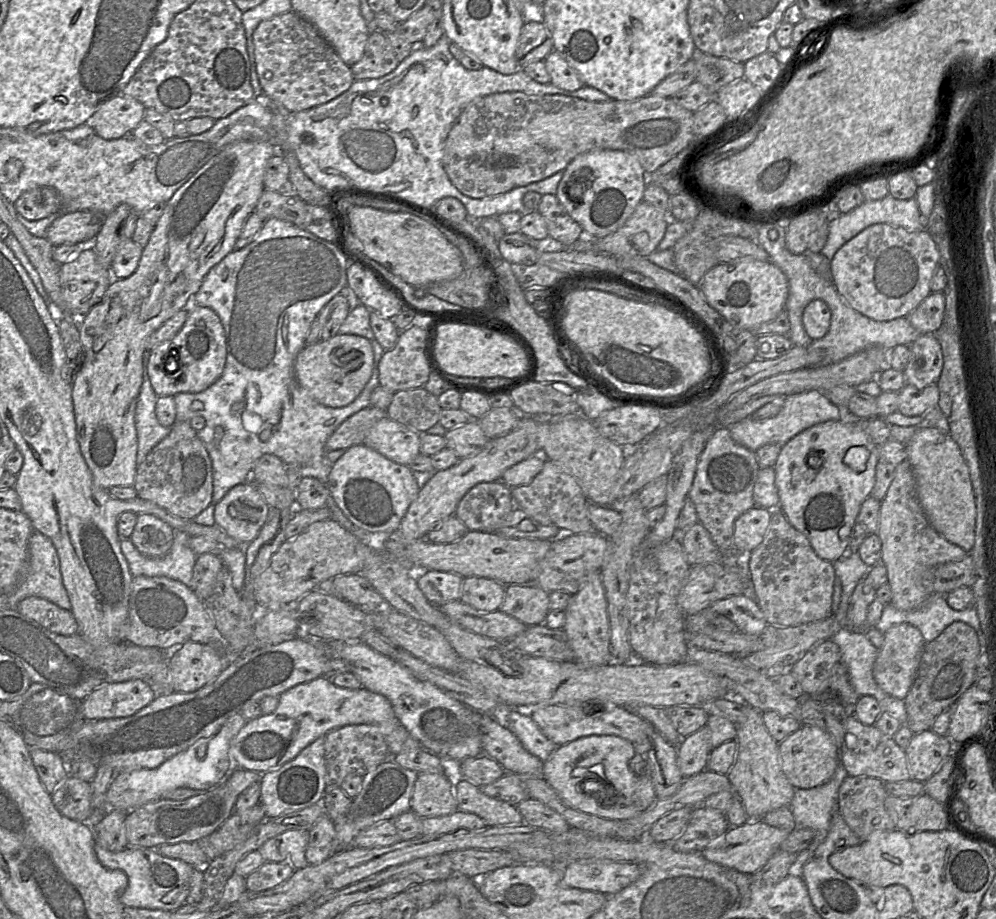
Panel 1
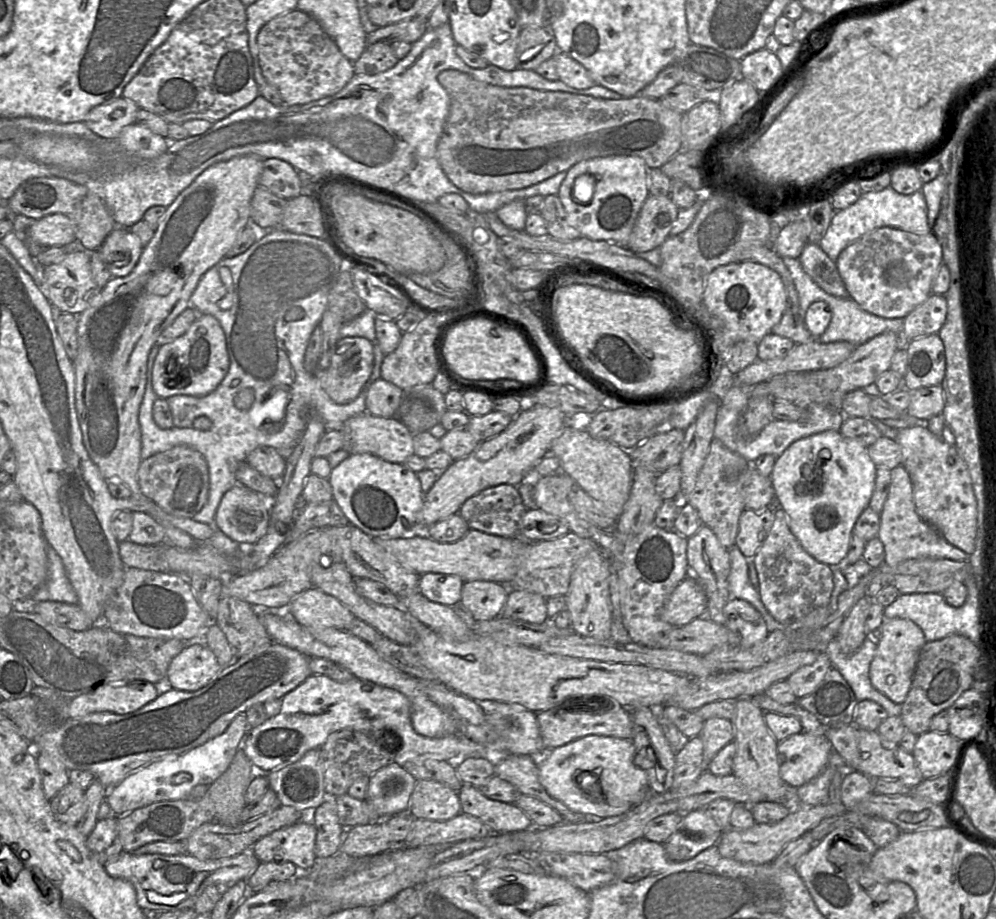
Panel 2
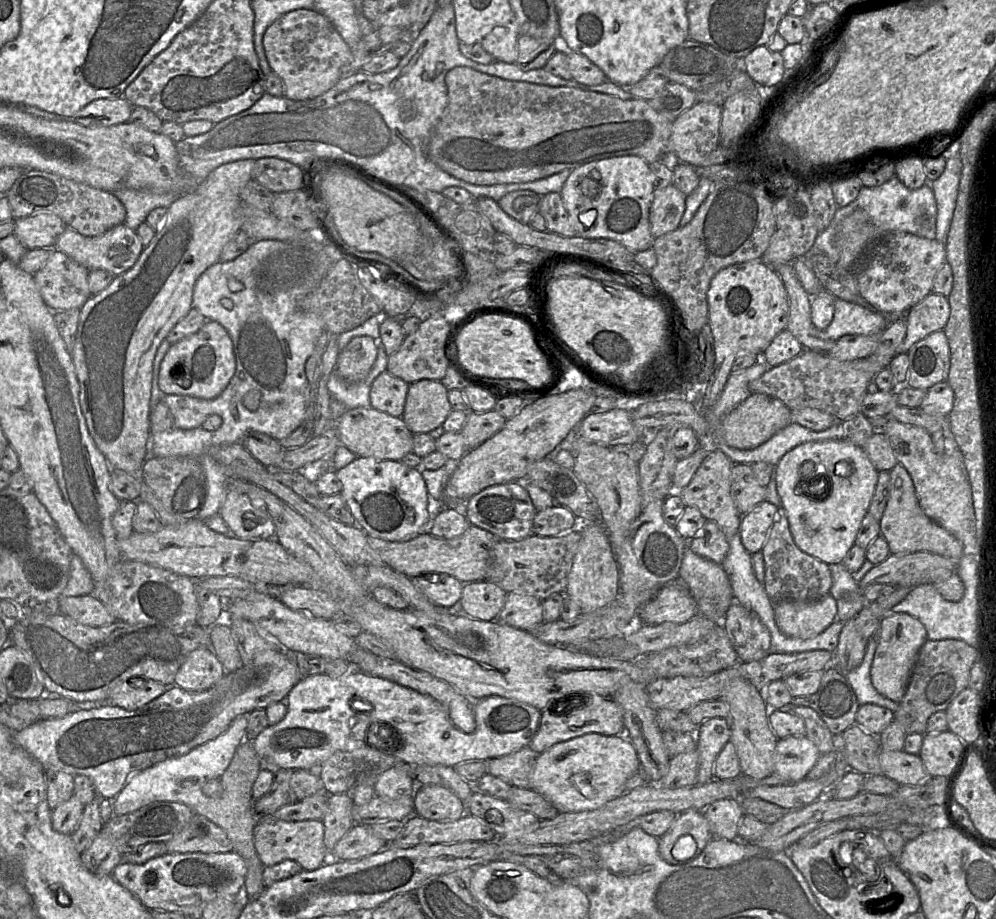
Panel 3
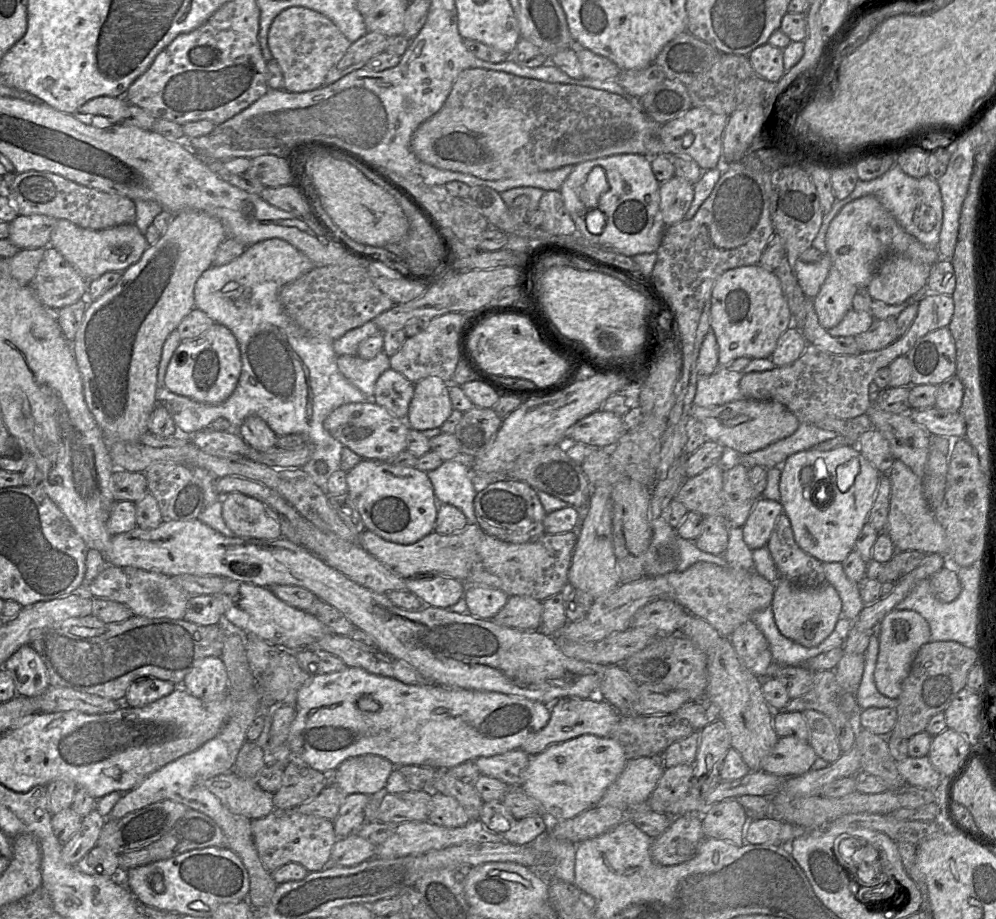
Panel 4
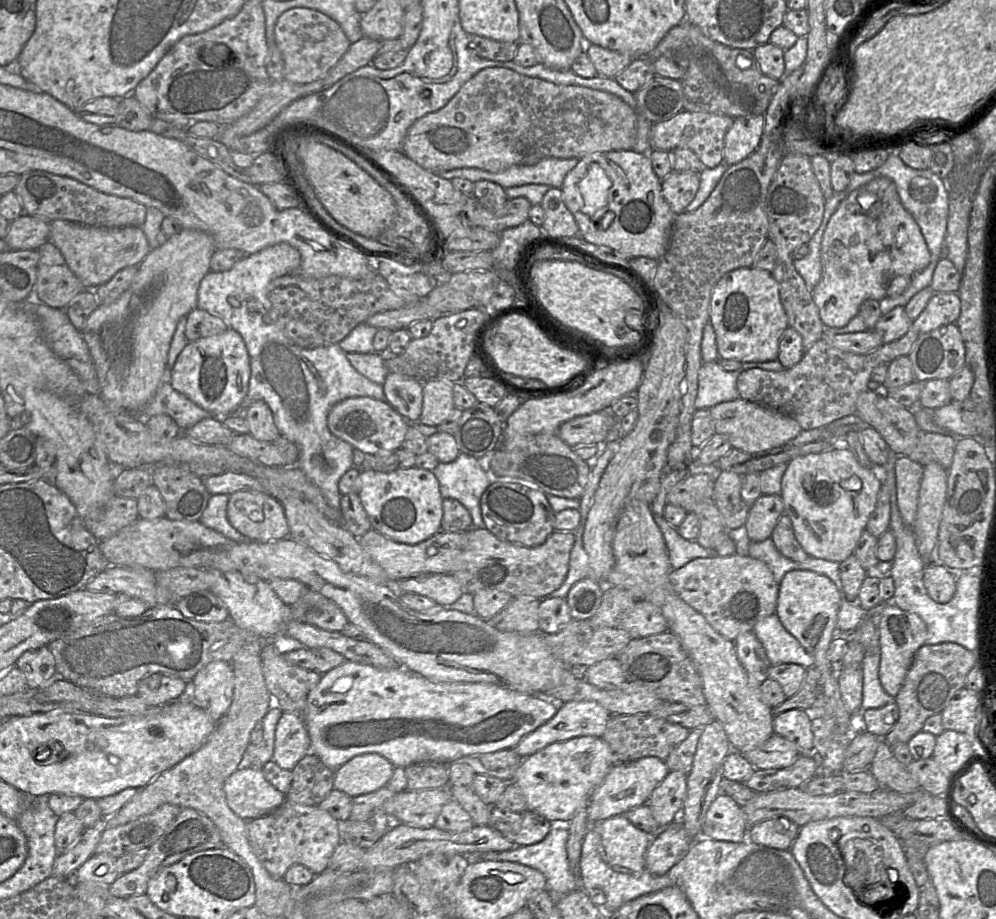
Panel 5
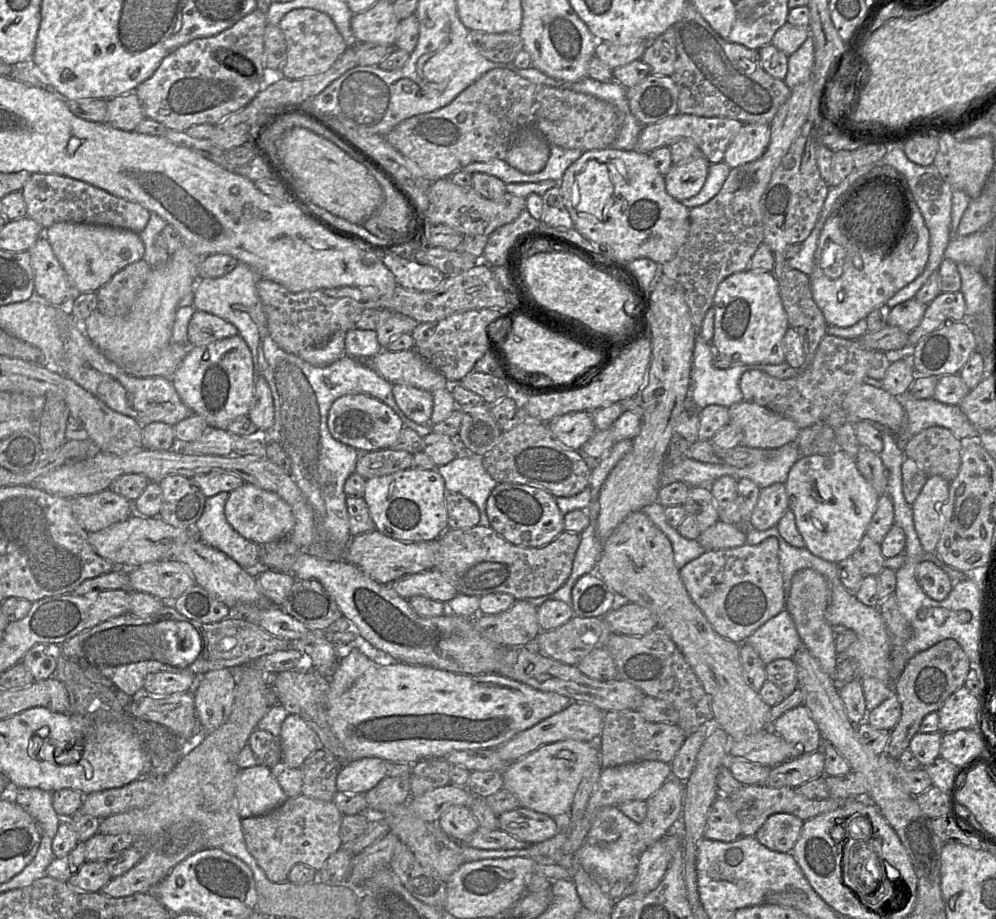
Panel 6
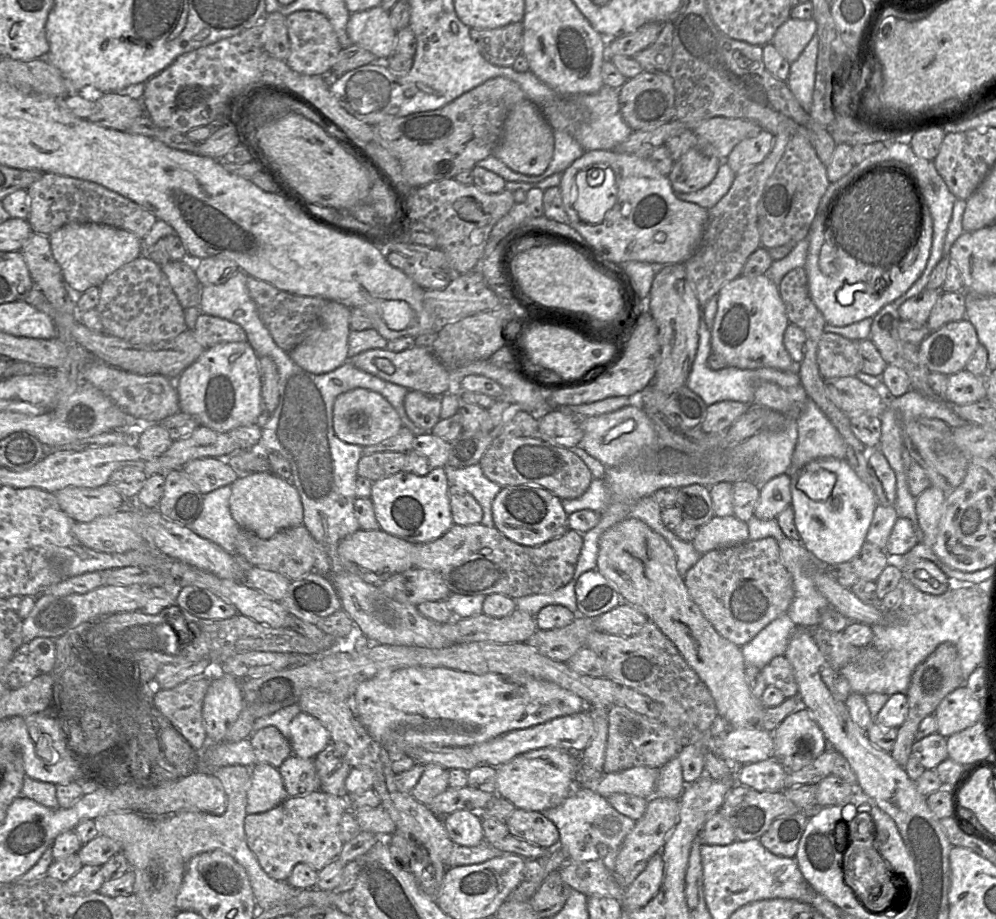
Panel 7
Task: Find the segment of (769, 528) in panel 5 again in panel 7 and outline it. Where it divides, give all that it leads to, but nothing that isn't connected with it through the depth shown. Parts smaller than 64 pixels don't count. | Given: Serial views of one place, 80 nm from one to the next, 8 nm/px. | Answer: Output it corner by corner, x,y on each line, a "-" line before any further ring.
780,474
759,487
753,515
761,520
777,518
791,504
790,476

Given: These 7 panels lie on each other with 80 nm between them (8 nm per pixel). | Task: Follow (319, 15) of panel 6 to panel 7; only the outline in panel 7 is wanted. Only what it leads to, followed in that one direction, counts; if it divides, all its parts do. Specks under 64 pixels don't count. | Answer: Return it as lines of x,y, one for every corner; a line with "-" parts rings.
299,10
286,17
286,26
290,43
287,65
303,75
328,75
342,49
328,18
316,11

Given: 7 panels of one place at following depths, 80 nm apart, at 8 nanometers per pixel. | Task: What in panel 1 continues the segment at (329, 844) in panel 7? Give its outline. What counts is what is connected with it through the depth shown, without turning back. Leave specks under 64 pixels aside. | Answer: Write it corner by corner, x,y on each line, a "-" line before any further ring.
287,830
268,839
258,851
265,862
280,862
300,869
308,865
305,855
308,840
308,830

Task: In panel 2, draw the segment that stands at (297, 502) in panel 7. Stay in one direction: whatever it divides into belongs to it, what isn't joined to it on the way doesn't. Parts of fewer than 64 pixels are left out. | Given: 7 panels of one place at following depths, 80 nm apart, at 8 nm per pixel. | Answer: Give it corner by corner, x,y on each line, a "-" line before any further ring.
241,484
234,485
223,495
214,518
214,526
239,545
254,545
265,535
268,524
267,499

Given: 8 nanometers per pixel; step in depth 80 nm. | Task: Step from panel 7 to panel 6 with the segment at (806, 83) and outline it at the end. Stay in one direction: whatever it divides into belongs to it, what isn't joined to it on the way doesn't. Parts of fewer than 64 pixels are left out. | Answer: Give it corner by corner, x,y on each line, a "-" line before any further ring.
809,35
799,49
788,56
788,70
783,81
792,89
811,77
813,66
814,39

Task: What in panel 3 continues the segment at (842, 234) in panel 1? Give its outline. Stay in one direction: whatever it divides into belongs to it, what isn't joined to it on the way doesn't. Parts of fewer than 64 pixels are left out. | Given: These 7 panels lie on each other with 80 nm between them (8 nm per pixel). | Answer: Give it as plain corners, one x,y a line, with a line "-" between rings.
894,175
880,186
862,186
857,198
844,207
838,207
828,227
817,235
814,246
834,263
839,260
834,236
842,221
856,209
867,211
877,229
883,232
908,232
927,239
936,238
937,204
931,183
925,183
918,189
909,189

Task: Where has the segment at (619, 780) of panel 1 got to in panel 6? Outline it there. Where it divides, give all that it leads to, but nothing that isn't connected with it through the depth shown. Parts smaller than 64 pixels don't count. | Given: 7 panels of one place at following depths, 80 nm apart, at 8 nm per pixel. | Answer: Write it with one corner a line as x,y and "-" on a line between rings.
577,740
557,741
544,745
522,758
509,763
506,769
501,772
504,780
503,787
519,799
521,807
529,808
554,818
561,814
570,813
575,793
585,771
596,761
600,761
600,750
597,742

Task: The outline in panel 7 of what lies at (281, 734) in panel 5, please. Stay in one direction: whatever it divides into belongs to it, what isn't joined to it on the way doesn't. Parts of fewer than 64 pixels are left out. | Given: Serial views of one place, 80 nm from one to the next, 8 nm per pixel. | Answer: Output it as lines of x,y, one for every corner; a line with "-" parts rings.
305,712
292,719
289,730
293,755
301,758
314,758
330,742
328,730
317,718

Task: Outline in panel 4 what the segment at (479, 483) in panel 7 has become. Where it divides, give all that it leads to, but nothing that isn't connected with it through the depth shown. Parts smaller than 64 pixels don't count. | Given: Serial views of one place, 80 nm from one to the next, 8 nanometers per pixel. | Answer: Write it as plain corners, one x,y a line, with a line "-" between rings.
460,453
427,472
437,501
460,509
468,523
477,523
474,499
478,491
474,485
474,459
475,456

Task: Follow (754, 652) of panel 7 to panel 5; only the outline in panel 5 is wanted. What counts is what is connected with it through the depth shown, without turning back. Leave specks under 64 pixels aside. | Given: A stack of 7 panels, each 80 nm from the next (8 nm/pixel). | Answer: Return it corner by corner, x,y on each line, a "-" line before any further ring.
776,613
757,621
752,629
761,642
771,665
784,663
814,666
813,656
782,625

